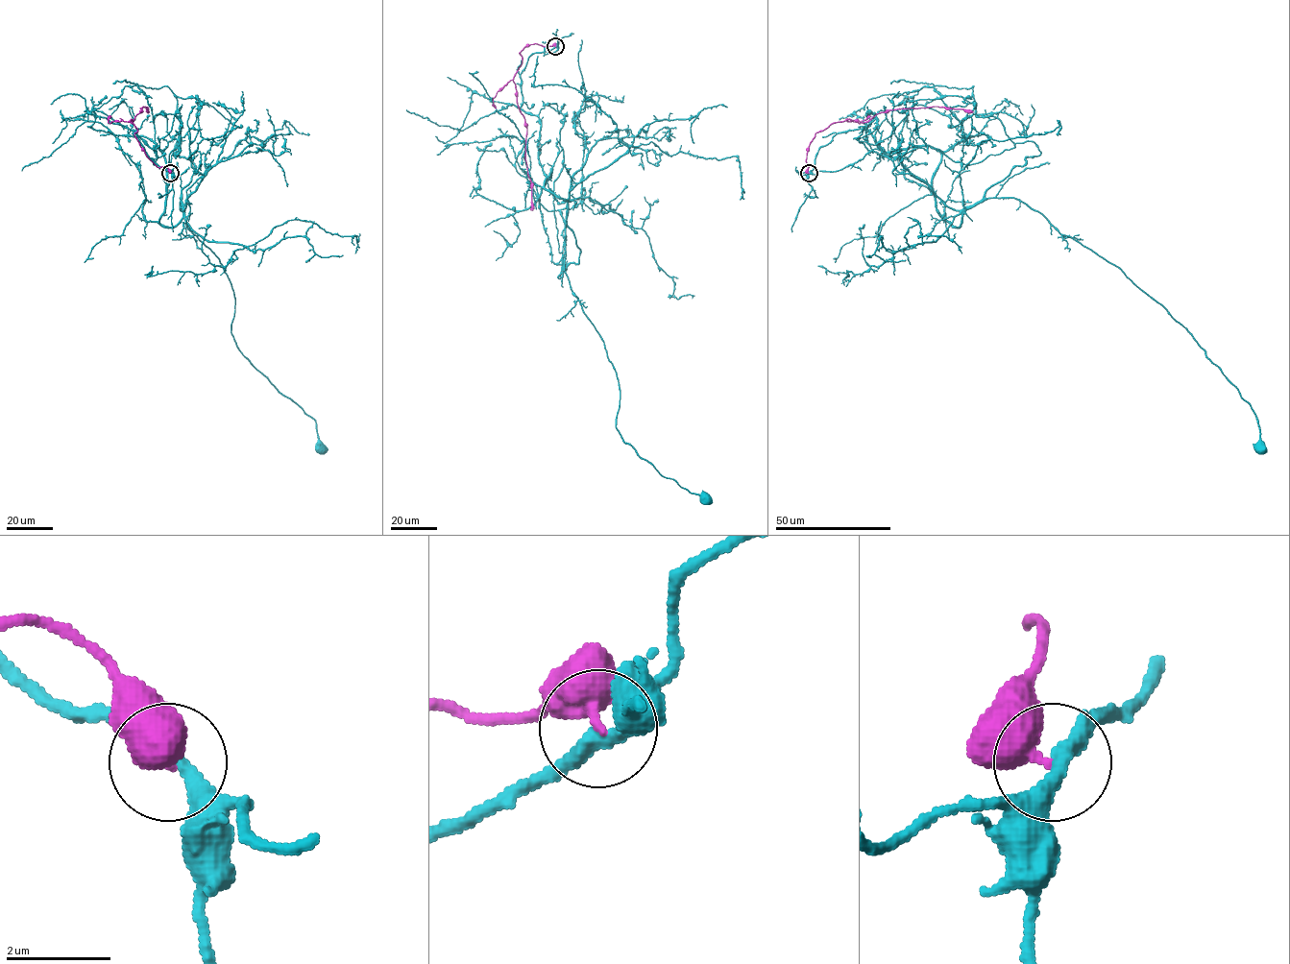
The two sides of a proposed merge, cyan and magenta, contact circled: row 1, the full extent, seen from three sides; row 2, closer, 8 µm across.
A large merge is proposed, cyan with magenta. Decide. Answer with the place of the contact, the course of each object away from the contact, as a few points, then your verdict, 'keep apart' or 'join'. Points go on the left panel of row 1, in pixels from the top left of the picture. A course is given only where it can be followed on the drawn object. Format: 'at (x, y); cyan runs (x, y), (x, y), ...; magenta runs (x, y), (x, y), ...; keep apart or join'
at (170, 173); cyan runs (170, 173), (137, 129), (165, 163), (159, 222), (182, 219), (180, 198), (231, 283), (237, 348), (322, 446); magenta runs (170, 173), (146, 155), (134, 136), (137, 130), (129, 122), (140, 108), (147, 111); keep apart

